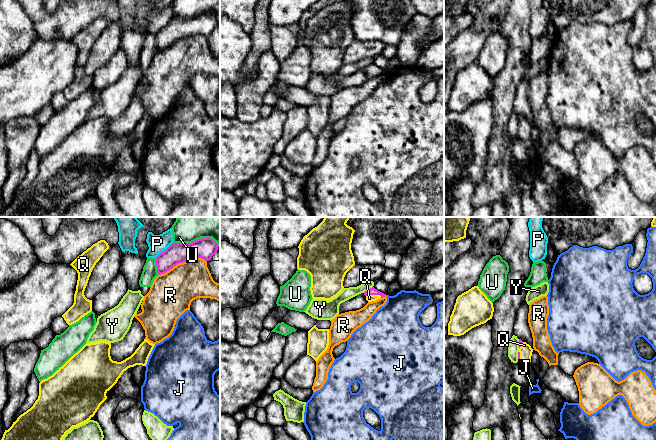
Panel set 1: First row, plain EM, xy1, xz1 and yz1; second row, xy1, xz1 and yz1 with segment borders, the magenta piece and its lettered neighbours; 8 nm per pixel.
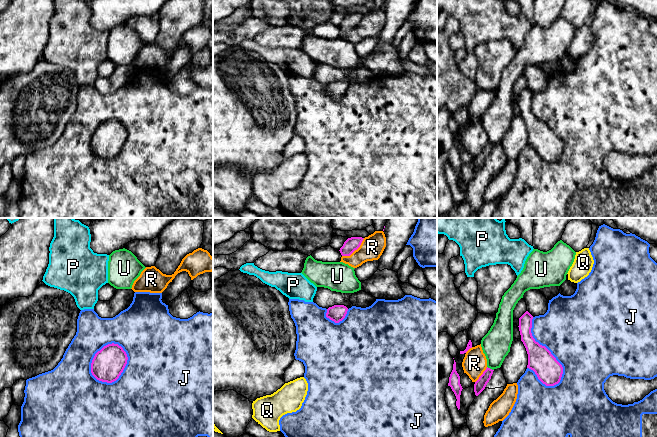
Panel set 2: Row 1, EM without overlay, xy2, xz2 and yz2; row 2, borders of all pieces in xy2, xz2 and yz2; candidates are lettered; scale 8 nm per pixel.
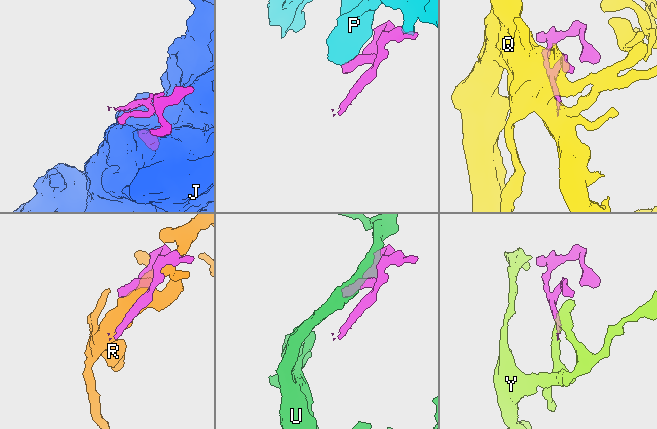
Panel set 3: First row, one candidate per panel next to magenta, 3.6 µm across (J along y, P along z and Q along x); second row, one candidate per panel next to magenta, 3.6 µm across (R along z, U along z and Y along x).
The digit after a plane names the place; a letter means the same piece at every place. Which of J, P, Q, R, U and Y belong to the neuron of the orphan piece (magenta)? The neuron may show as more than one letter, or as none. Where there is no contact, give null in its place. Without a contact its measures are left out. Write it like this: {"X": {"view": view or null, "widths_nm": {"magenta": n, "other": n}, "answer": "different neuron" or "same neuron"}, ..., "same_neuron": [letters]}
{"J": {"view": "yz2", "widths_nm": {"magenta": 220, "other": 500}, "answer": "different neuron"}, "P": {"view": "xy1", "widths_nm": {"magenta": 170, "other": 150}, "answer": "different neuron"}, "Q": {"view": "xz1", "widths_nm": {"magenta": 60, "other": 60}, "answer": "same neuron"}, "R": {"view": "xy1", "widths_nm": {"magenta": 170, "other": 320}, "answer": "different neuron"}, "U": {"view": "xy1", "widths_nm": {"magenta": 170, "other": 160}, "answer": "different neuron"}, "Y": {"view": "xz1", "widths_nm": {"magenta": 60, "other": 100}, "answer": "different neuron"}, "same_neuron": ["Q"]}

